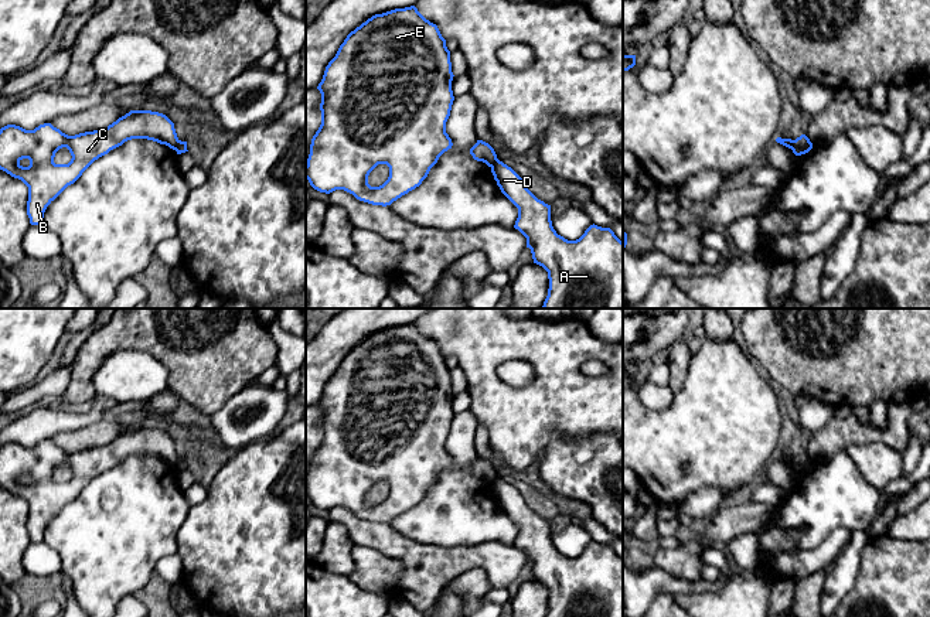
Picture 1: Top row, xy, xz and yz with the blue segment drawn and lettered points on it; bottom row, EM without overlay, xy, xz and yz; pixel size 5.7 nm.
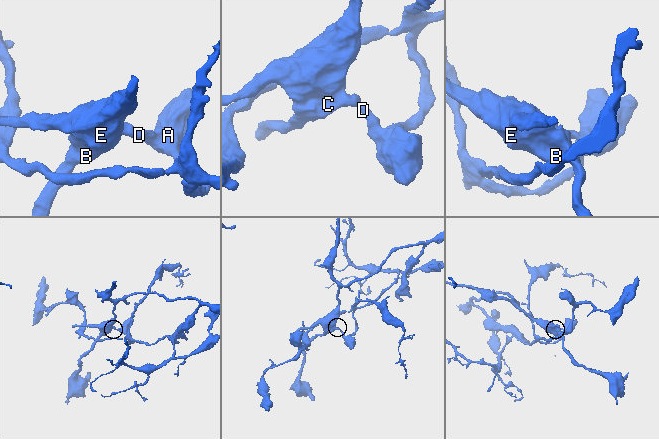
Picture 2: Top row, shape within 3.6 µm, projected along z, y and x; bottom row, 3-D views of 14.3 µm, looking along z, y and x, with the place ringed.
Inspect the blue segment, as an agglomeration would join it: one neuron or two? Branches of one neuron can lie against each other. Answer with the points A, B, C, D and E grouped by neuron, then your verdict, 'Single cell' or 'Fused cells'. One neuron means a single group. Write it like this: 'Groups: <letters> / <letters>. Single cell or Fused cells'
Groups: A D / B C E. Fused cells

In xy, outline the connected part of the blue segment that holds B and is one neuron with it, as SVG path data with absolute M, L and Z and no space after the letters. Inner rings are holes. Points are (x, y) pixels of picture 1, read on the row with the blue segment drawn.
M130 110L108 127L68 136L51 123L44 123L34 130L16 125L0 129L0 170L21 180L28 187L27 215L31 225L44 224L47 207L99 157L132 139L147 139L176 150L178 137L174 123L163 113L151 110ZM67 147L72 156L68 164L55 164L55 153Z

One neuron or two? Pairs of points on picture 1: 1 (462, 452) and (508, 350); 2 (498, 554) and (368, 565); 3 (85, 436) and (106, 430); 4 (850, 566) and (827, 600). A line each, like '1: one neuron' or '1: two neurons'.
1: two neurons
2: two neurons
3: one neuron
4: one neuron

